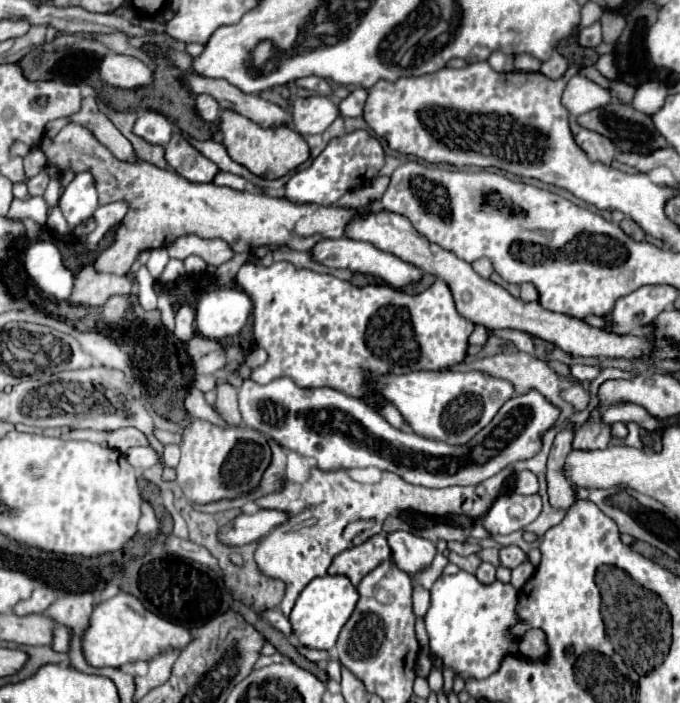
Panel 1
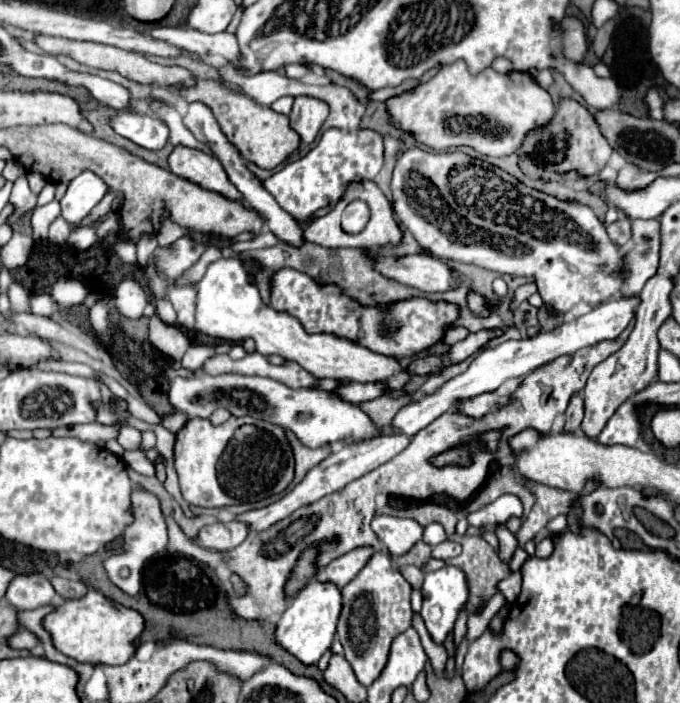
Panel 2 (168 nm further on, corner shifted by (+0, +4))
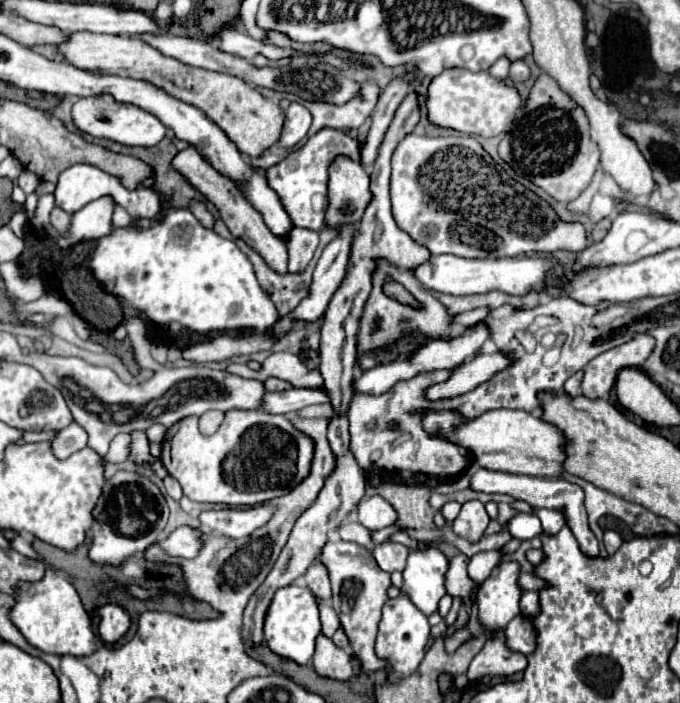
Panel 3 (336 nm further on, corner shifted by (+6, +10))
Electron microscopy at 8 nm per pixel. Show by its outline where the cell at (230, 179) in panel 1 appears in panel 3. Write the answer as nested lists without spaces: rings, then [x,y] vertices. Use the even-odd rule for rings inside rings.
[[[320,129],[320,133],[312,135],[300,149],[292,151],[284,161],[264,171],[268,185],[272,185],[272,191],[280,197],[280,201],[284,201],[284,209],[288,209],[288,217],[292,217],[296,227],[306,227],[312,231],[322,229],[324,211],[328,205],[328,165],[332,165],[332,161],[340,155],[360,161],[358,139],[338,129]]]

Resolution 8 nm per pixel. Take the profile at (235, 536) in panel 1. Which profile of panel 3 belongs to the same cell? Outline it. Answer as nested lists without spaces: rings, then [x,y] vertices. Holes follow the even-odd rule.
[[[178,527],[164,541],[160,541],[160,545],[170,555],[192,559],[192,557],[196,557],[196,553],[200,553],[200,545],[204,545],[204,539],[202,539],[202,531],[200,529]]]

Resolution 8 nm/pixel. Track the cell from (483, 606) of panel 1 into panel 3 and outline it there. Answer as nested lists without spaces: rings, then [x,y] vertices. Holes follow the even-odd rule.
[[[436,547],[412,551],[404,569],[404,593],[426,615],[438,611],[440,599],[446,595],[448,559]]]

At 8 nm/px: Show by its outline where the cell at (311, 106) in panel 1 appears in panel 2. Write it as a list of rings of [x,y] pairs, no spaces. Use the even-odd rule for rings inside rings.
[[[296,97],[290,113],[290,127],[300,135],[302,143],[312,143],[326,117],[326,103],[314,97]]]

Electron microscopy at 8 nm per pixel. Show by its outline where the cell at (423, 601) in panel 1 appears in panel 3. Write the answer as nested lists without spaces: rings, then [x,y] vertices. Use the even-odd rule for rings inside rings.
[[[382,543],[376,549],[372,549],[372,555],[374,555],[378,567],[388,573],[402,571],[406,565],[408,553],[410,553],[410,549],[400,543]]]

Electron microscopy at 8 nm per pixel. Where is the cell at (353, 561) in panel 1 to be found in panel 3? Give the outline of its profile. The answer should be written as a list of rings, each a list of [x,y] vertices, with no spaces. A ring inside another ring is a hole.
[[[320,561],[314,563],[314,565],[308,569],[308,573],[304,575],[304,583],[312,589],[312,593],[314,593],[318,599],[322,599],[322,601],[330,599],[332,593],[330,593],[328,569],[326,569],[326,565],[320,565]]]

